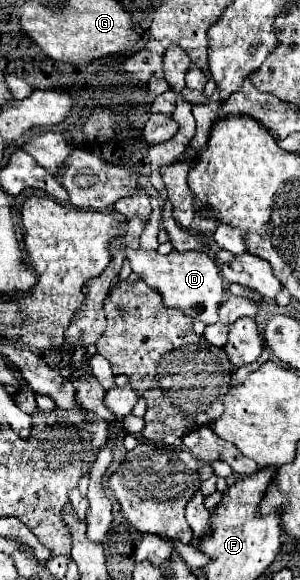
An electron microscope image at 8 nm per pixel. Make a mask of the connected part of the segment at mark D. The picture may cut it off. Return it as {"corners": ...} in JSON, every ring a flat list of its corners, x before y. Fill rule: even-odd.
{"corners":[[126,247,126,261,130,261,132,271,156,293,160,293,164,307,178,309,186,317,194,321,202,321,206,325,216,323,216,309,224,299,224,281,216,263,204,251,172,251,168,255,160,255,156,251,130,249]]}

